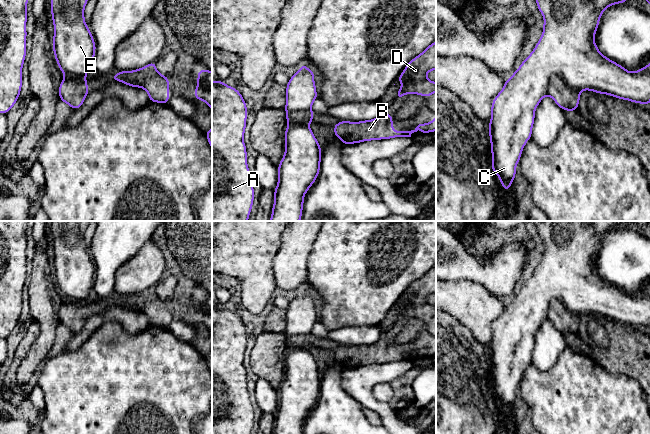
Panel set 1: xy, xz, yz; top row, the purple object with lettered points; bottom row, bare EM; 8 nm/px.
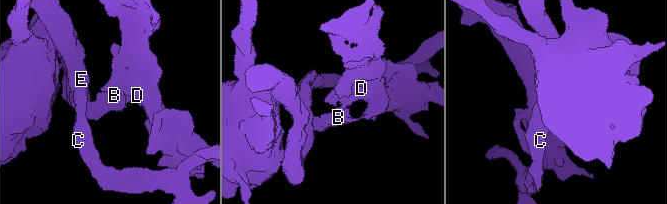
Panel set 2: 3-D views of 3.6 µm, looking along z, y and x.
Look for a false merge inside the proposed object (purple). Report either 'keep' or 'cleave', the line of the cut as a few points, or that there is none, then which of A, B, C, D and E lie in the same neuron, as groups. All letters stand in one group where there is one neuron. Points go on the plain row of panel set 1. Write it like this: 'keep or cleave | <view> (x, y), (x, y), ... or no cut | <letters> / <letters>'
cleave | yz (580, 315), (554, 299), (546, 318) | A C E / B D

